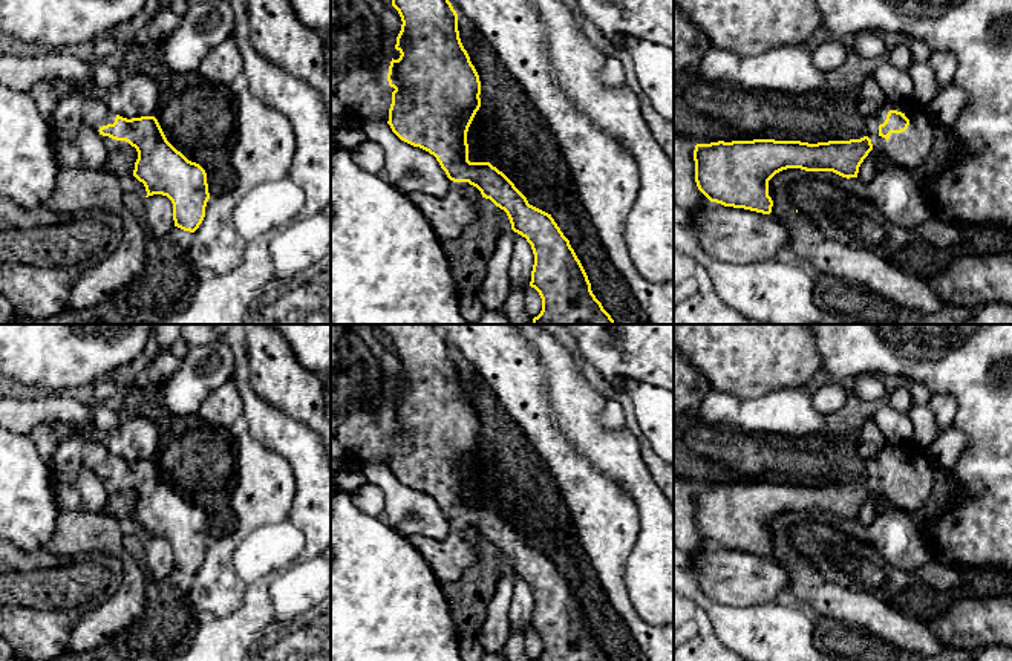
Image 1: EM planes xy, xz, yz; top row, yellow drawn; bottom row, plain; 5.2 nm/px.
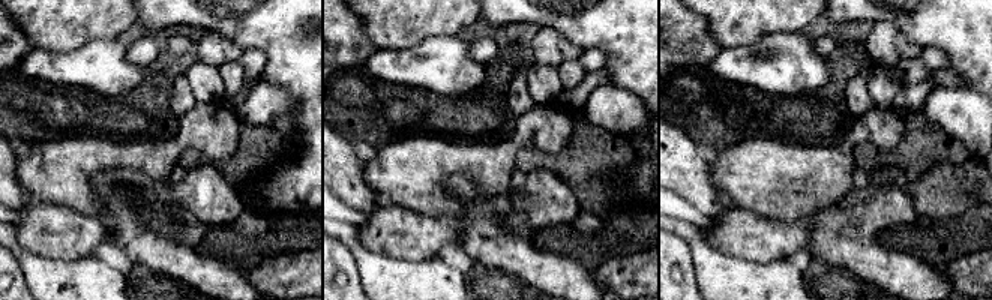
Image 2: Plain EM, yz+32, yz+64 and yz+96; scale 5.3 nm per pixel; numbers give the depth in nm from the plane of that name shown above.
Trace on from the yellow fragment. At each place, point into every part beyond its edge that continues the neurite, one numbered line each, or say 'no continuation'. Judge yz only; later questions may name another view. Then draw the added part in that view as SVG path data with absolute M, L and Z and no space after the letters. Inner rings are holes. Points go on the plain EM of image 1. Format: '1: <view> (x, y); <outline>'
1: yz (911, 490); M886 442L876 456L865 459L865 470L873 491L896 502L897 508L909 516L923 506L935 485L935 468L925 451L912 444ZM890 453L902 454L909 462L909 468L902 476L891 476L886 484L879 477L879 468L885 465Z

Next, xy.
1: xy (77, 453); M83 436L60 442L54 453L54 467L63 482L72 480L80 470L89 470L101 480L107 494L116 494L130 488L126 484L103 479L98 474L103 468L113 467L115 461L116 456L103 444Z

